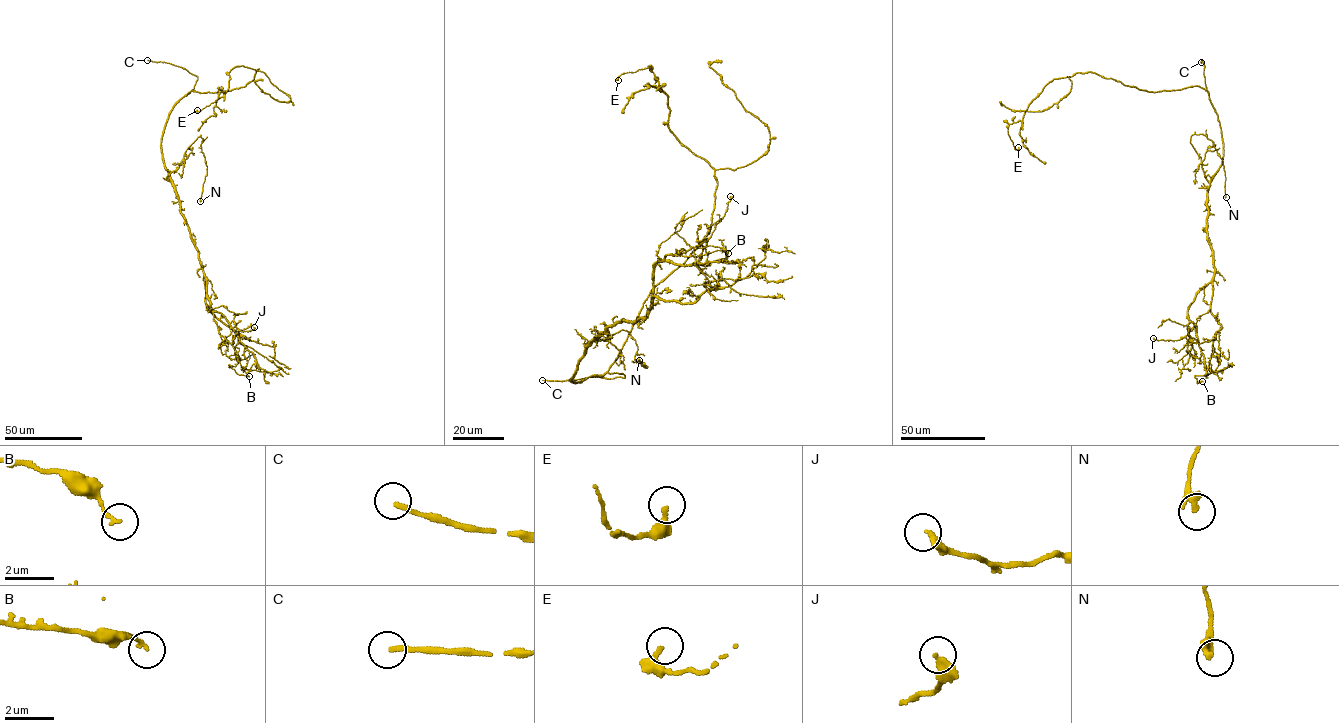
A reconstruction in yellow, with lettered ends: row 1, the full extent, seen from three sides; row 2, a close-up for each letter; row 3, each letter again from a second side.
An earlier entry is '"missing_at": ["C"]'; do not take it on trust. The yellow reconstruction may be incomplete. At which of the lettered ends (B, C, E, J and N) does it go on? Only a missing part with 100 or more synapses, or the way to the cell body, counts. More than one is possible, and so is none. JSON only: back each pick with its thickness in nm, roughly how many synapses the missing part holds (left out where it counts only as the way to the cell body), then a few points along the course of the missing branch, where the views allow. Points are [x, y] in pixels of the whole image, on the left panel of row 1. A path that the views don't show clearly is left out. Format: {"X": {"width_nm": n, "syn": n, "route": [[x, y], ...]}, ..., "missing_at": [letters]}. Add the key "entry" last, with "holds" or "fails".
{"C": {"width_nm": 200, "route": [[147, 60], [131, 53]]}, "missing_at": ["C"], "entry": "holds"}

